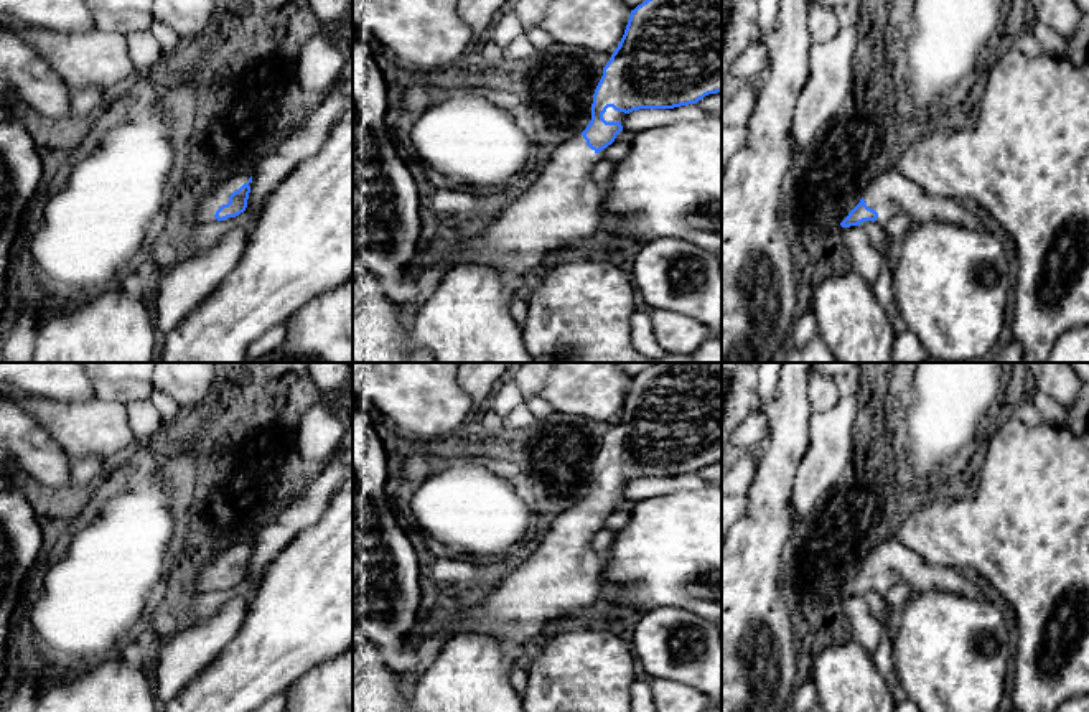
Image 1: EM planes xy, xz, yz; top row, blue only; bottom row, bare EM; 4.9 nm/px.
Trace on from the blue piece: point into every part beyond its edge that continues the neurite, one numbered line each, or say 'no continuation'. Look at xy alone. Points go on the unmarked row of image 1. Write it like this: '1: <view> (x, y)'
1: xy (219, 564)

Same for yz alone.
1: yz (890, 562)

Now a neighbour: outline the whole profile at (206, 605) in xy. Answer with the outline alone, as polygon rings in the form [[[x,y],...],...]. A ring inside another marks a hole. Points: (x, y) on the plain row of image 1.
[[[264,567],[257,577],[245,578],[227,592],[213,590],[208,593],[199,593],[193,603],[193,618],[196,620],[196,625],[199,626],[208,623],[217,613],[217,610],[232,597],[244,597],[250,600],[255,595],[265,574],[267,567]]]

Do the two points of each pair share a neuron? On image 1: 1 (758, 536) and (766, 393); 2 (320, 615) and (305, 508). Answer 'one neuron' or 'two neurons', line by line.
1: two neurons
2: two neurons

